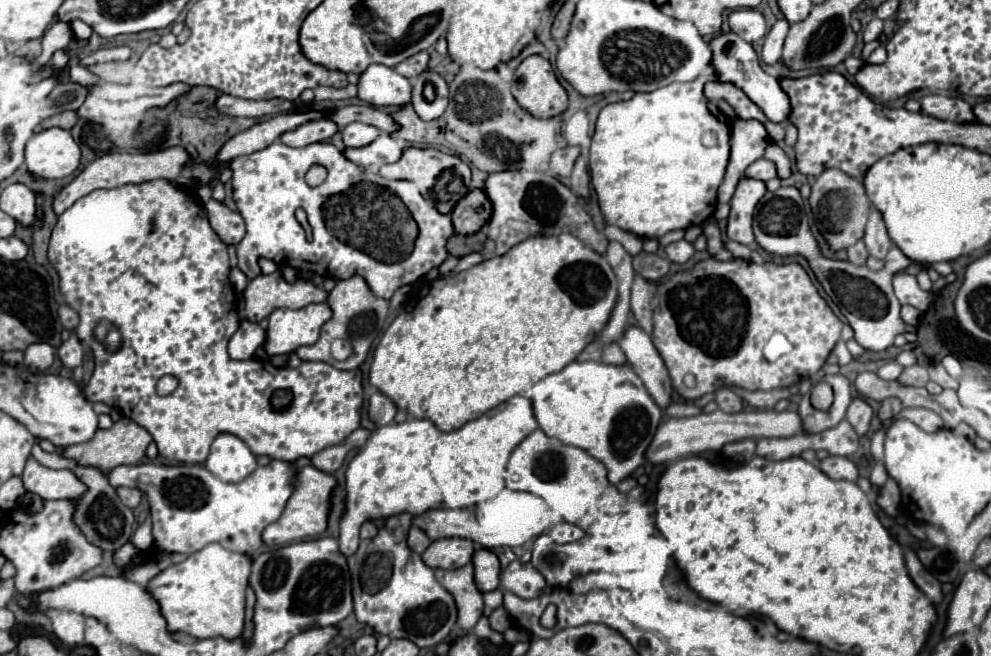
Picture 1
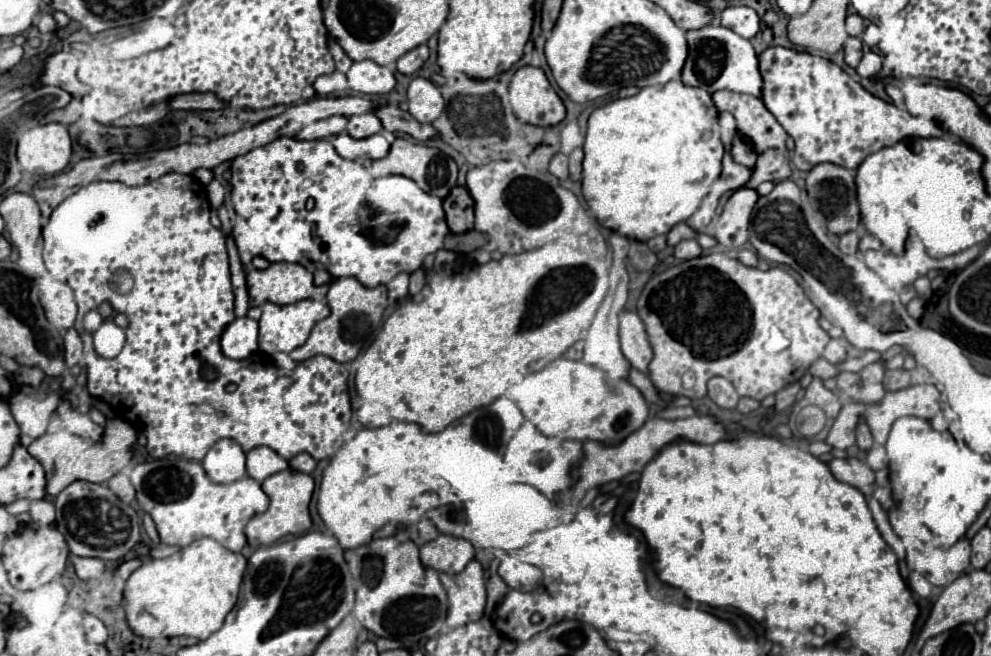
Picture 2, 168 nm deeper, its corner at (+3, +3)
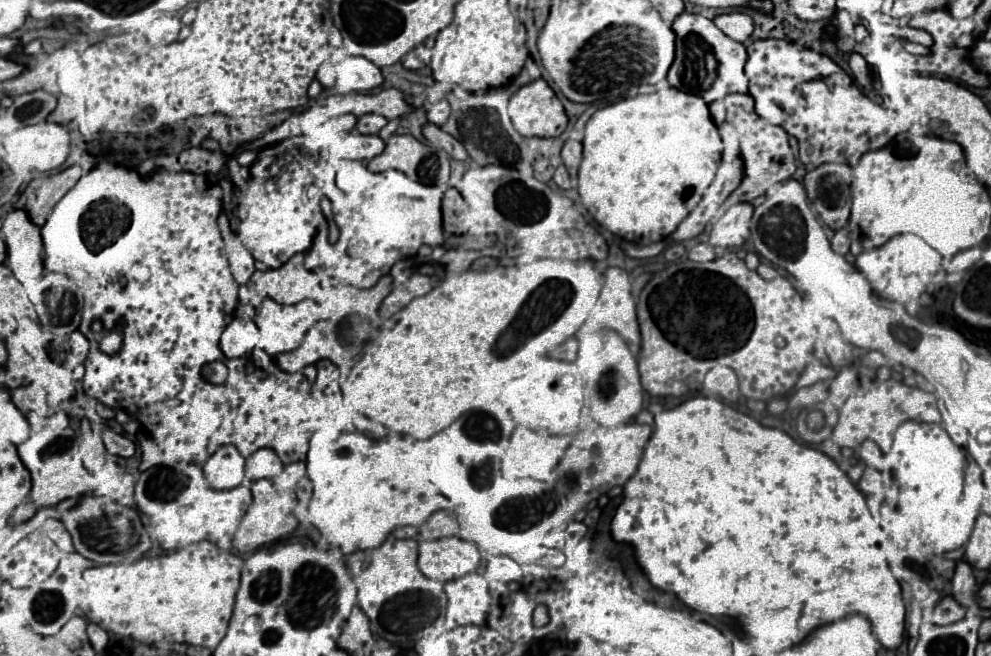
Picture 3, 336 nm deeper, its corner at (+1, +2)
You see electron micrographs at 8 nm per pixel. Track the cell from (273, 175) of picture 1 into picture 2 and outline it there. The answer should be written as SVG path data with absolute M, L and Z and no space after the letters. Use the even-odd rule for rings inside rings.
M280 136L232 160L232 208L236 202L232 236L246 268L254 256L264 256L268 262L298 262L310 270L322 268L334 278L354 276L366 288L376 288L386 286L400 272L412 274L428 254L442 248L448 224L440 198L422 192L414 180L404 176L386 176L378 182L362 164L336 154L332 144L336 136L310 142L294 140L294 136ZM296 222L310 226L296 234Z

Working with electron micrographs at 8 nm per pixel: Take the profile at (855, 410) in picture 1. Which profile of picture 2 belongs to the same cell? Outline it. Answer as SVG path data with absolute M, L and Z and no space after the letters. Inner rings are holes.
M864 418L858 420L858 426L856 426L856 440L858 440L858 446L862 450L868 450L872 446L872 436L870 436L870 428L866 424Z

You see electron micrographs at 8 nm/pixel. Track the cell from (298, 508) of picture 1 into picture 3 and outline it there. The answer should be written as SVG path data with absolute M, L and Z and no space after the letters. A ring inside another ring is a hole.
M258 479L250 485L250 491L252 491L252 505L248 507L248 511L244 513L242 521L240 521L240 527L234 535L234 549L240 551L242 555L248 555L248 553L254 553L258 547L266 545L266 543L272 543L288 533L292 533L296 527L298 527L298 521L296 517L292 515L292 505L294 505L294 499L288 495L288 493L280 493L274 489L274 485L268 481L268 479Z

